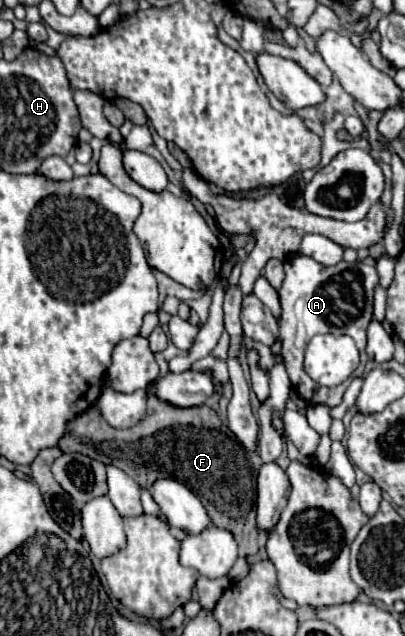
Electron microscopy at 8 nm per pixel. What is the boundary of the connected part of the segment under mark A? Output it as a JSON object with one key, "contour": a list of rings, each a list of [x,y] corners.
{"contour":[[[295,254],[291,260],[285,260],[285,278],[283,286],[279,290],[281,300],[281,322],[279,322],[279,334],[283,340],[283,364],[287,368],[289,380],[295,388],[295,392],[307,402],[307,404],[329,404],[337,406],[343,400],[343,394],[349,386],[349,382],[343,382],[337,388],[325,388],[321,384],[315,384],[305,372],[303,372],[303,348],[307,346],[307,340],[315,334],[347,334],[355,340],[359,352],[361,352],[361,364],[355,370],[355,376],[361,376],[367,354],[365,354],[365,330],[373,316],[373,290],[379,282],[377,270],[373,266],[367,266],[363,262],[339,262],[335,266],[321,266],[311,256]]]}

